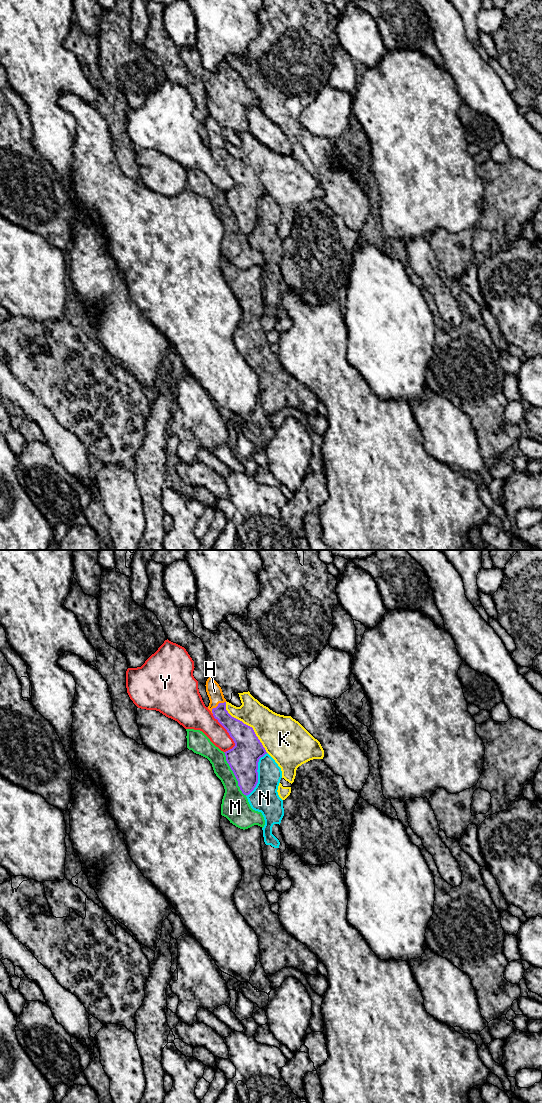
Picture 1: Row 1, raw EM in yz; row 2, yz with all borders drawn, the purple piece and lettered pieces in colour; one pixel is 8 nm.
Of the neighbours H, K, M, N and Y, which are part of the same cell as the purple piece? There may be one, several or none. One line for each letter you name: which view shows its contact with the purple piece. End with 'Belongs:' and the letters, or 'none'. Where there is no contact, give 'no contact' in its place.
H: yz
Belongs: H

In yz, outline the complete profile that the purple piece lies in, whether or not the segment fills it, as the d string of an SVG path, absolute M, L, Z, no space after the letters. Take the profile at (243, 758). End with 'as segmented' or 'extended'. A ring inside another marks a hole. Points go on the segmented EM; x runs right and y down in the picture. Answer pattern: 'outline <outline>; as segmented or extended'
outline M209 677L206 692L210 703L208 709L214 718L227 730L235 746L224 752L240 790L249 795L258 783L258 762L267 754L252 727L232 717L226 710L226 699L219 684Z; extended

